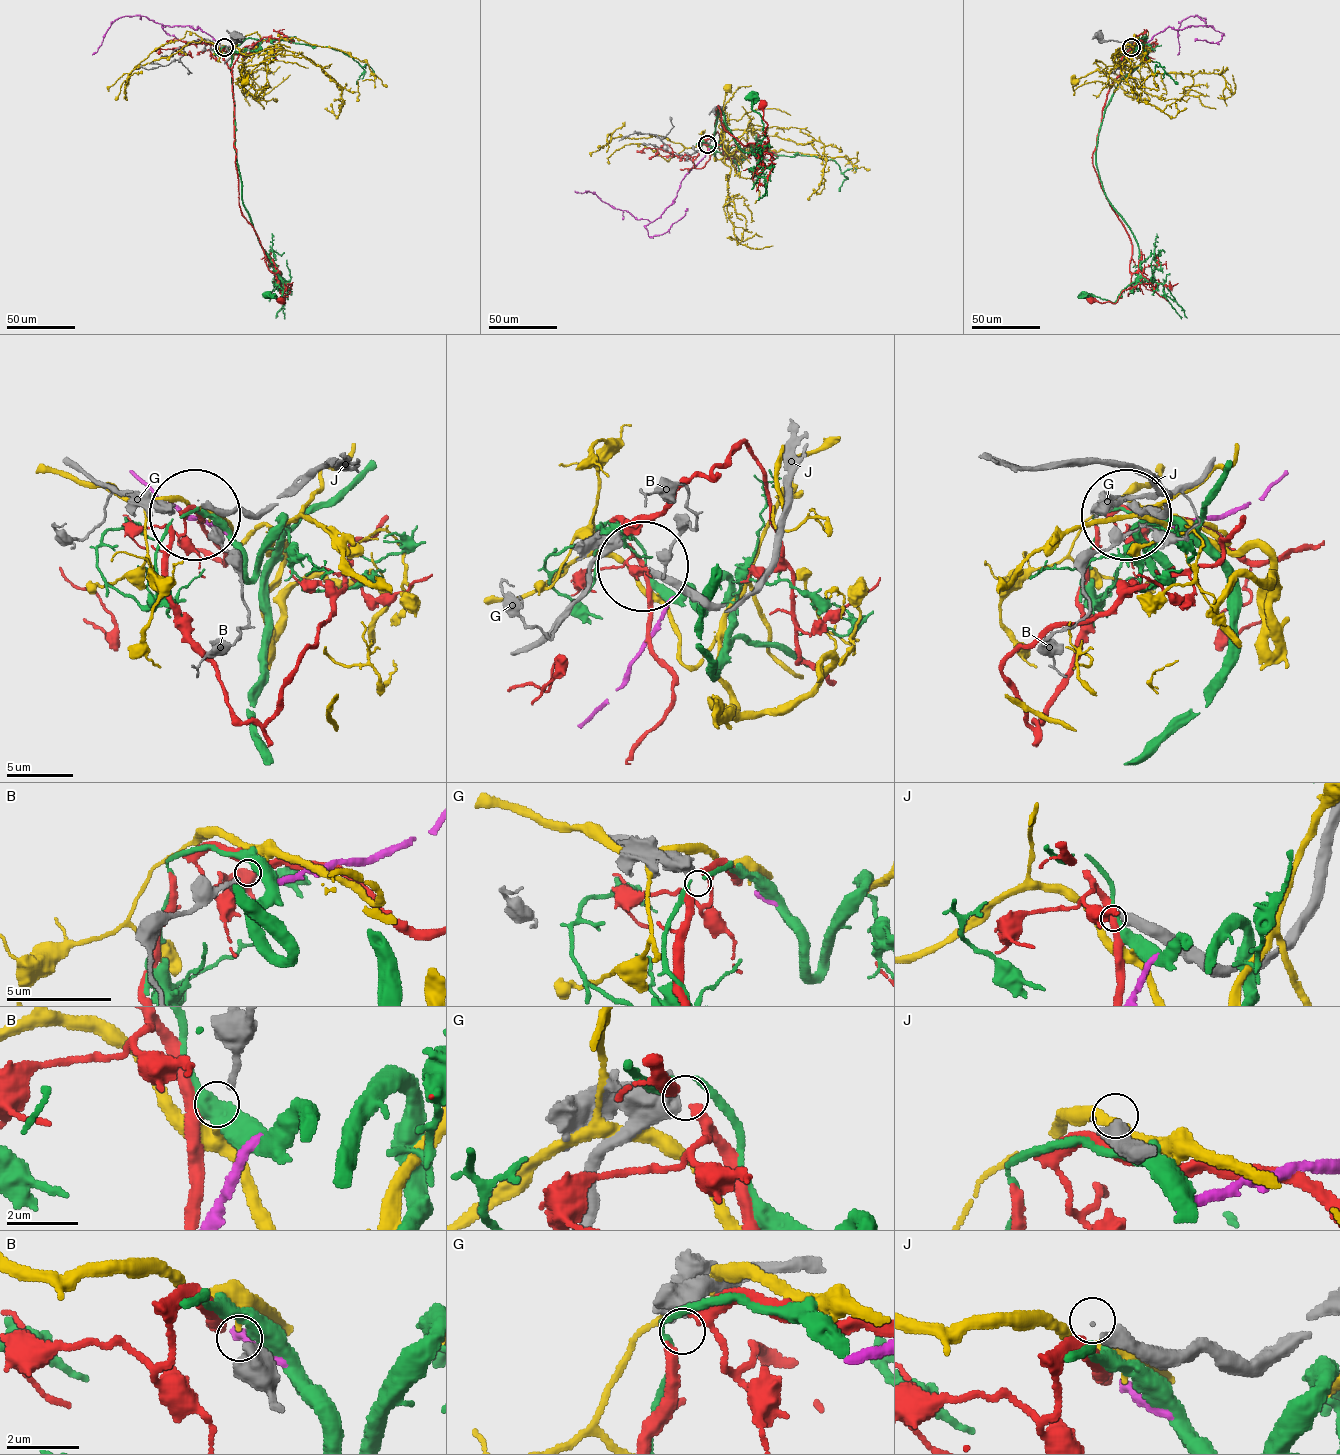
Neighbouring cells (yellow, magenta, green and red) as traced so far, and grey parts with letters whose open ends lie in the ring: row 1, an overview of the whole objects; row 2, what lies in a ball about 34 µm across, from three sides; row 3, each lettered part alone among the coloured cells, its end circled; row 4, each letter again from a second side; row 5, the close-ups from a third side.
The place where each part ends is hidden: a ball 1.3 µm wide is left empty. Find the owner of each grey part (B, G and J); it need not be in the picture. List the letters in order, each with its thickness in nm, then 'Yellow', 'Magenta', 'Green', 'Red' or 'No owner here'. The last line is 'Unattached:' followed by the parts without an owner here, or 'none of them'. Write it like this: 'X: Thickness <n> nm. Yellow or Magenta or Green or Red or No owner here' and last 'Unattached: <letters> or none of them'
B: Thickness 180 nm. Yellow
G: Thickness 650 nm. No owner here
J: Thickness 200 nm. No owner here
Unattached: G, J

